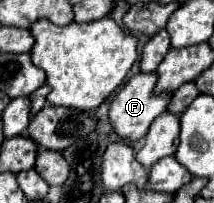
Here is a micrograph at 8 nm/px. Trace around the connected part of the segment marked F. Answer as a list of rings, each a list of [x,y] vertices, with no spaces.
[[[137,73],[137,75],[131,77],[131,79],[123,85],[123,89],[113,97],[113,101],[111,101],[111,105],[109,105],[109,123],[111,123],[111,127],[113,127],[113,131],[115,131],[115,135],[117,135],[119,139],[131,141],[131,143],[139,141],[139,139],[147,133],[151,121],[165,111],[171,95],[163,93],[163,95],[157,95],[157,97],[155,97],[155,95],[153,95],[155,81],[157,81],[157,75],[155,75],[155,73]]]

